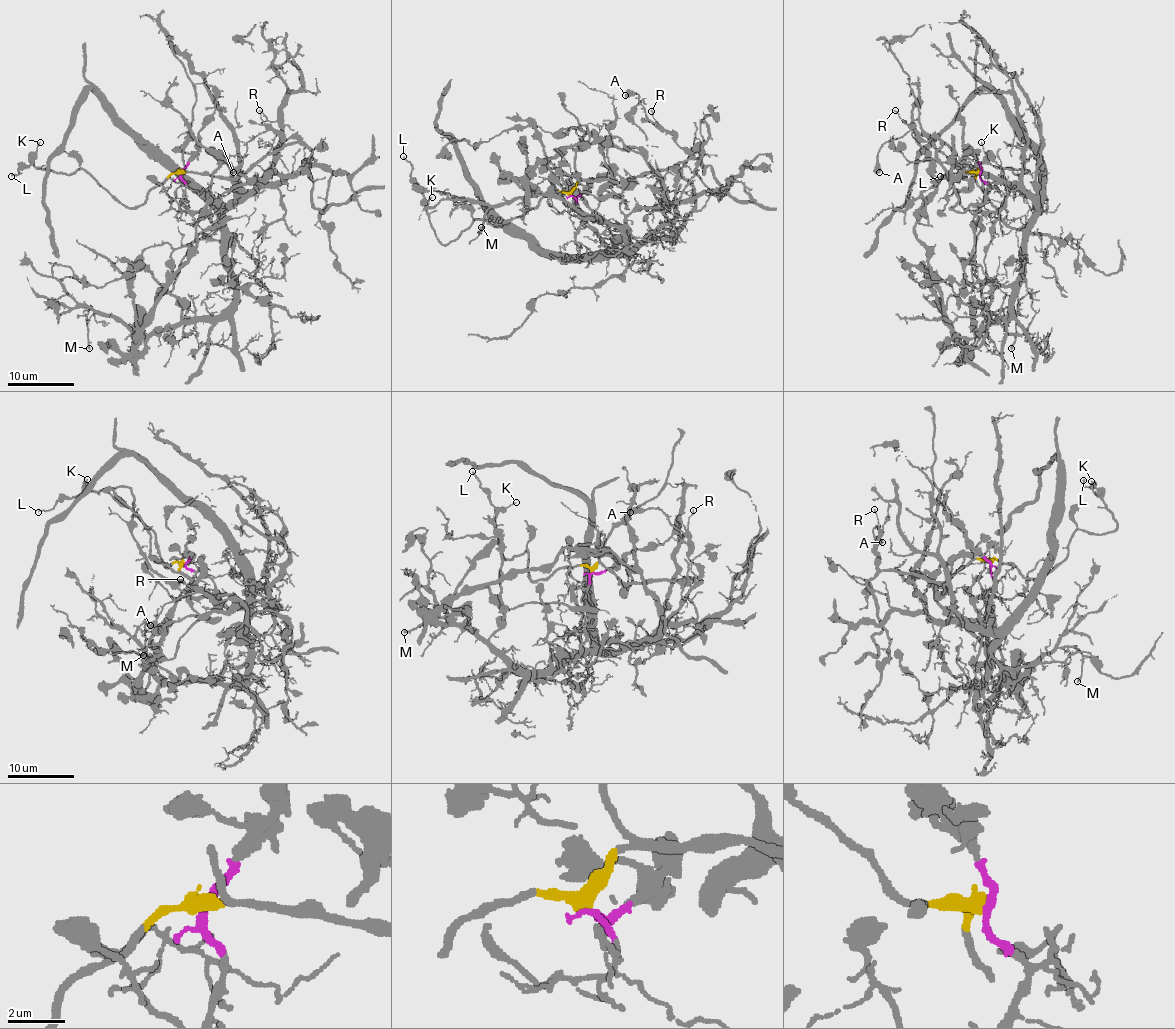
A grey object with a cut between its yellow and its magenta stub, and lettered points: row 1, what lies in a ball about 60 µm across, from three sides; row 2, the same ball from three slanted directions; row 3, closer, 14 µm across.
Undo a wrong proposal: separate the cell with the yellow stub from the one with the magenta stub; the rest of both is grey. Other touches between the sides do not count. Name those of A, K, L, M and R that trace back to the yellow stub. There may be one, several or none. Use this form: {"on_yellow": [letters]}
{"on_yellow": ["A", "K", "L", "R"]}

